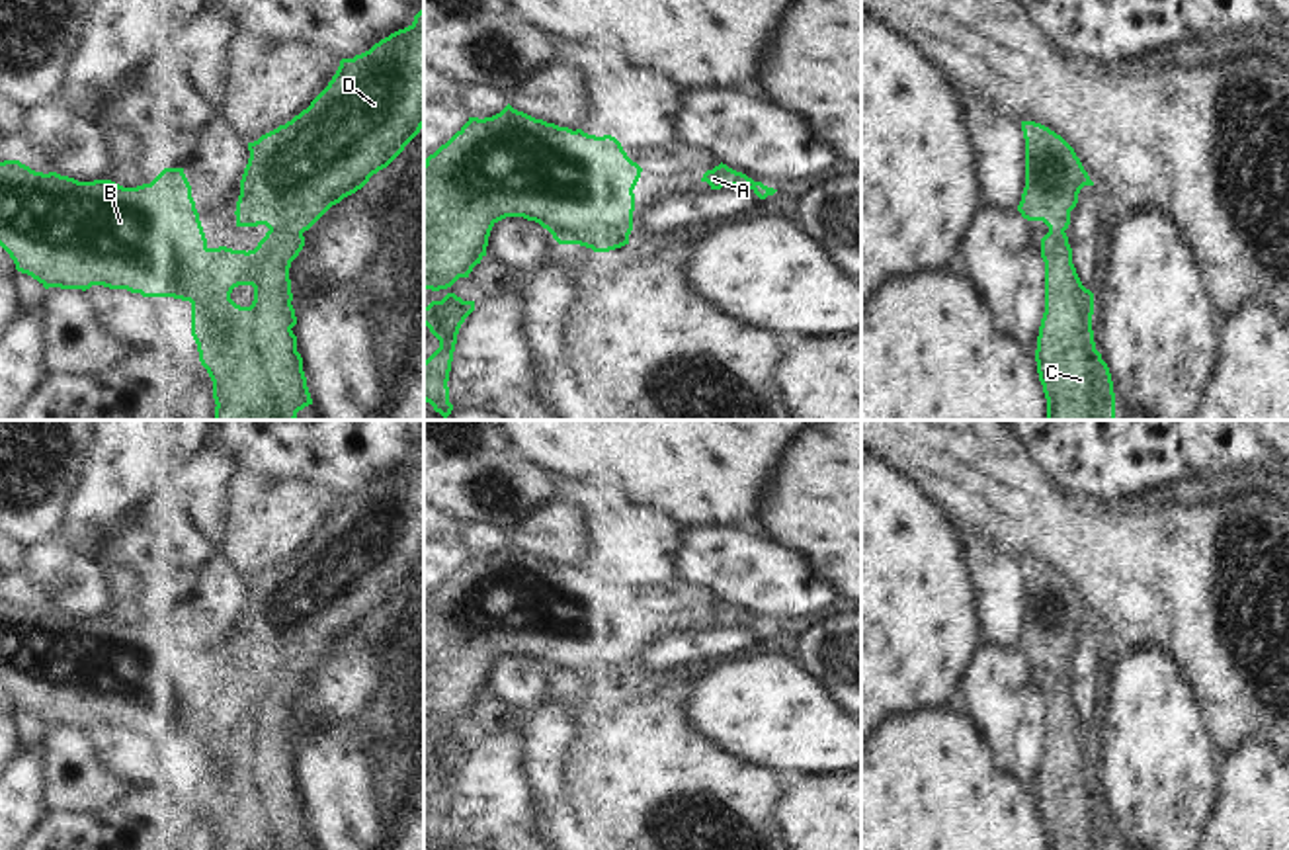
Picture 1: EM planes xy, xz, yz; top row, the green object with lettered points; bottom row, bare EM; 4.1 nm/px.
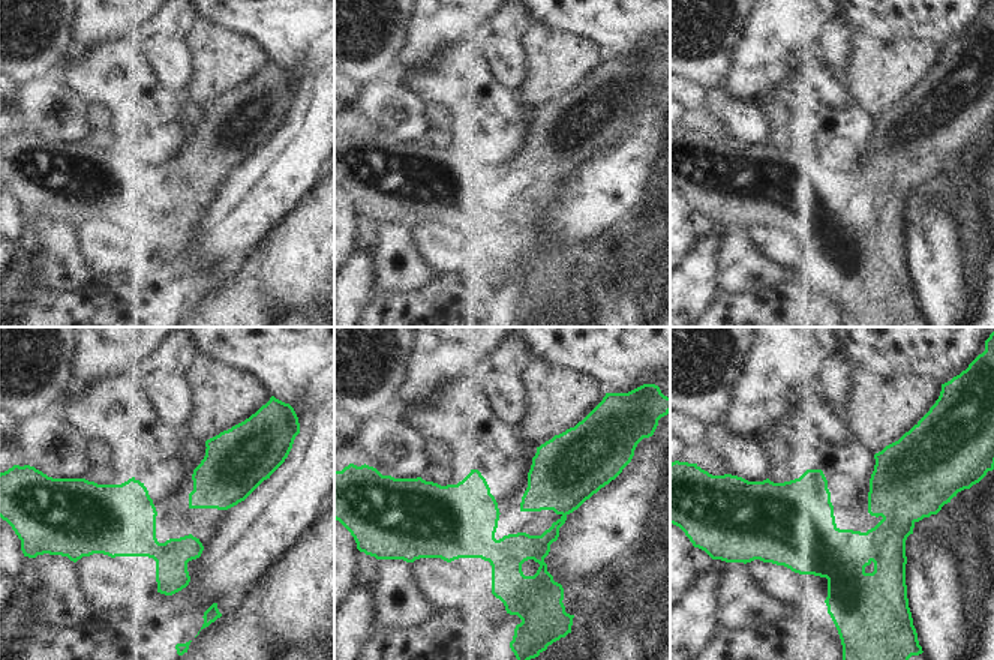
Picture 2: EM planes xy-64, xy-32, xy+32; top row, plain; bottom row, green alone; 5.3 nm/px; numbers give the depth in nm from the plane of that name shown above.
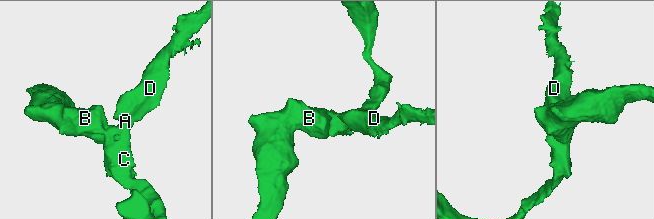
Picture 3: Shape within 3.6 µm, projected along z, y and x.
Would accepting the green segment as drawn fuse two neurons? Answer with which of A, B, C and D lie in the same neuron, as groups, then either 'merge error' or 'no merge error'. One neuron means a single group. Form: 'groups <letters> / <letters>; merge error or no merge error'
groups A B C D; no merge error

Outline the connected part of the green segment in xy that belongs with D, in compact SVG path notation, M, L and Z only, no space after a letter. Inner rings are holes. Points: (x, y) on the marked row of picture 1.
M424 8L414 21L353 59L342 59L328 86L307 109L285 125L248 143L250 158L240 180L236 227L266 225L270 231L254 250L209 248L184 168L164 168L150 184L123 188L111 180L78 182L57 172L35 172L20 160L0 162L0 246L16 270L45 289L90 289L104 285L143 297L174 297L191 303L191 336L199 361L213 381L215 420L295 420L312 404L303 358L297 352L295 309L291 305L291 262L309 231L332 205L361 190L387 168L424 127ZM238 285L254 287L250 307L230 299Z

